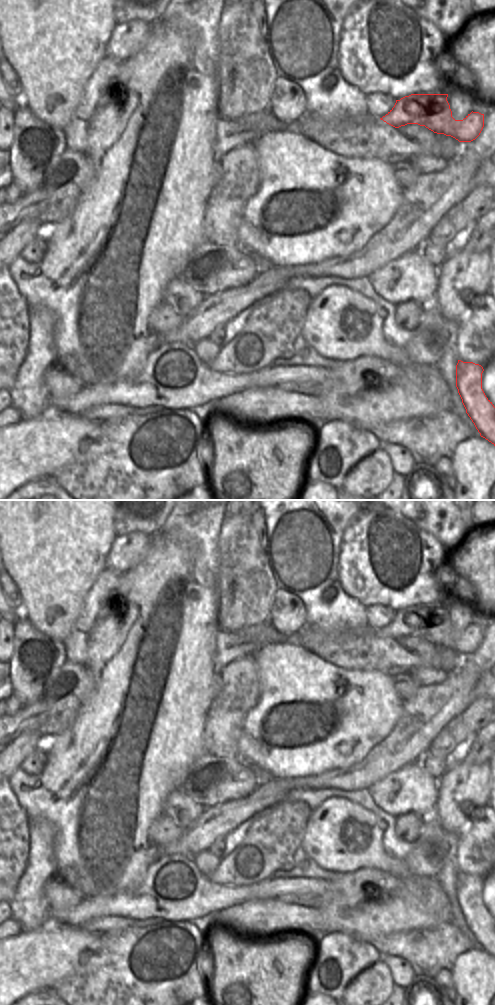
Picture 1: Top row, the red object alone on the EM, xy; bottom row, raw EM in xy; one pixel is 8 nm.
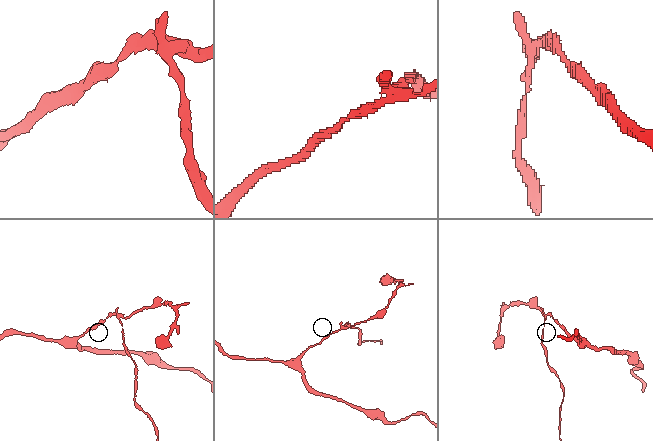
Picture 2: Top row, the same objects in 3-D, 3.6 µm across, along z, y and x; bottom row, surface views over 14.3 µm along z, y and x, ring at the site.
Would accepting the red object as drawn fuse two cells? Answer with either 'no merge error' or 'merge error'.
merge error

